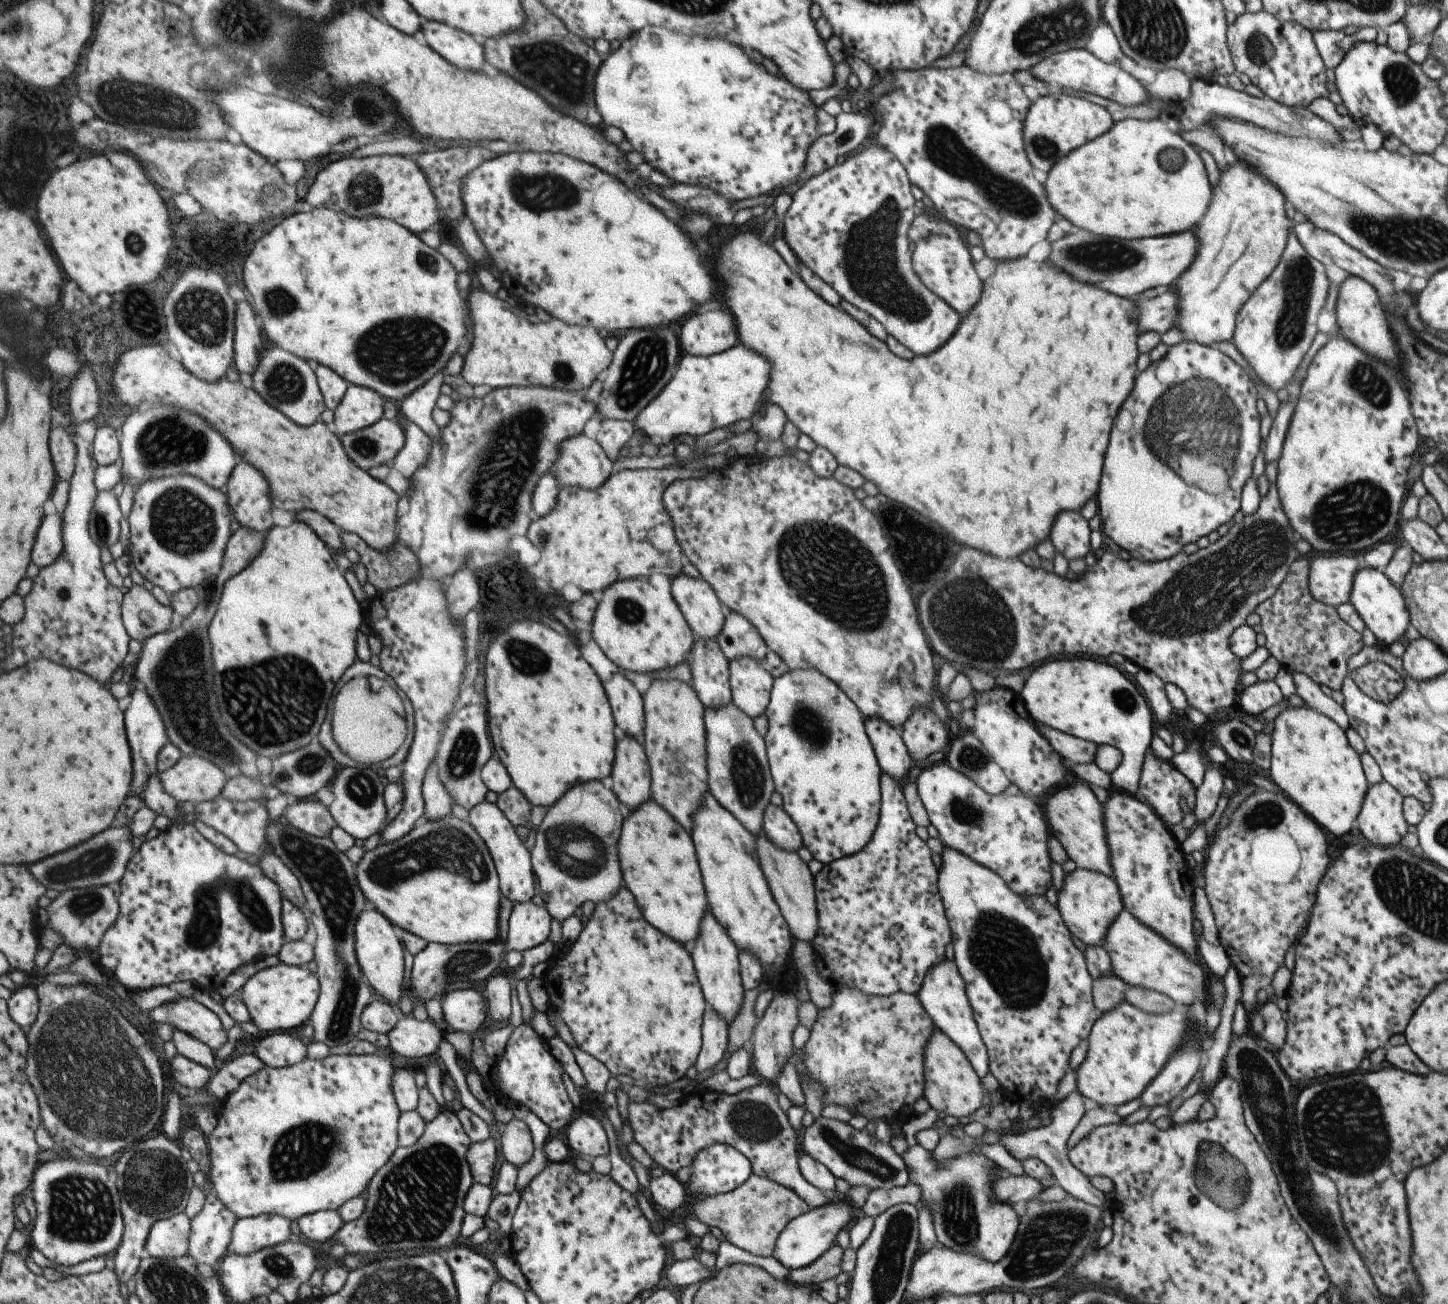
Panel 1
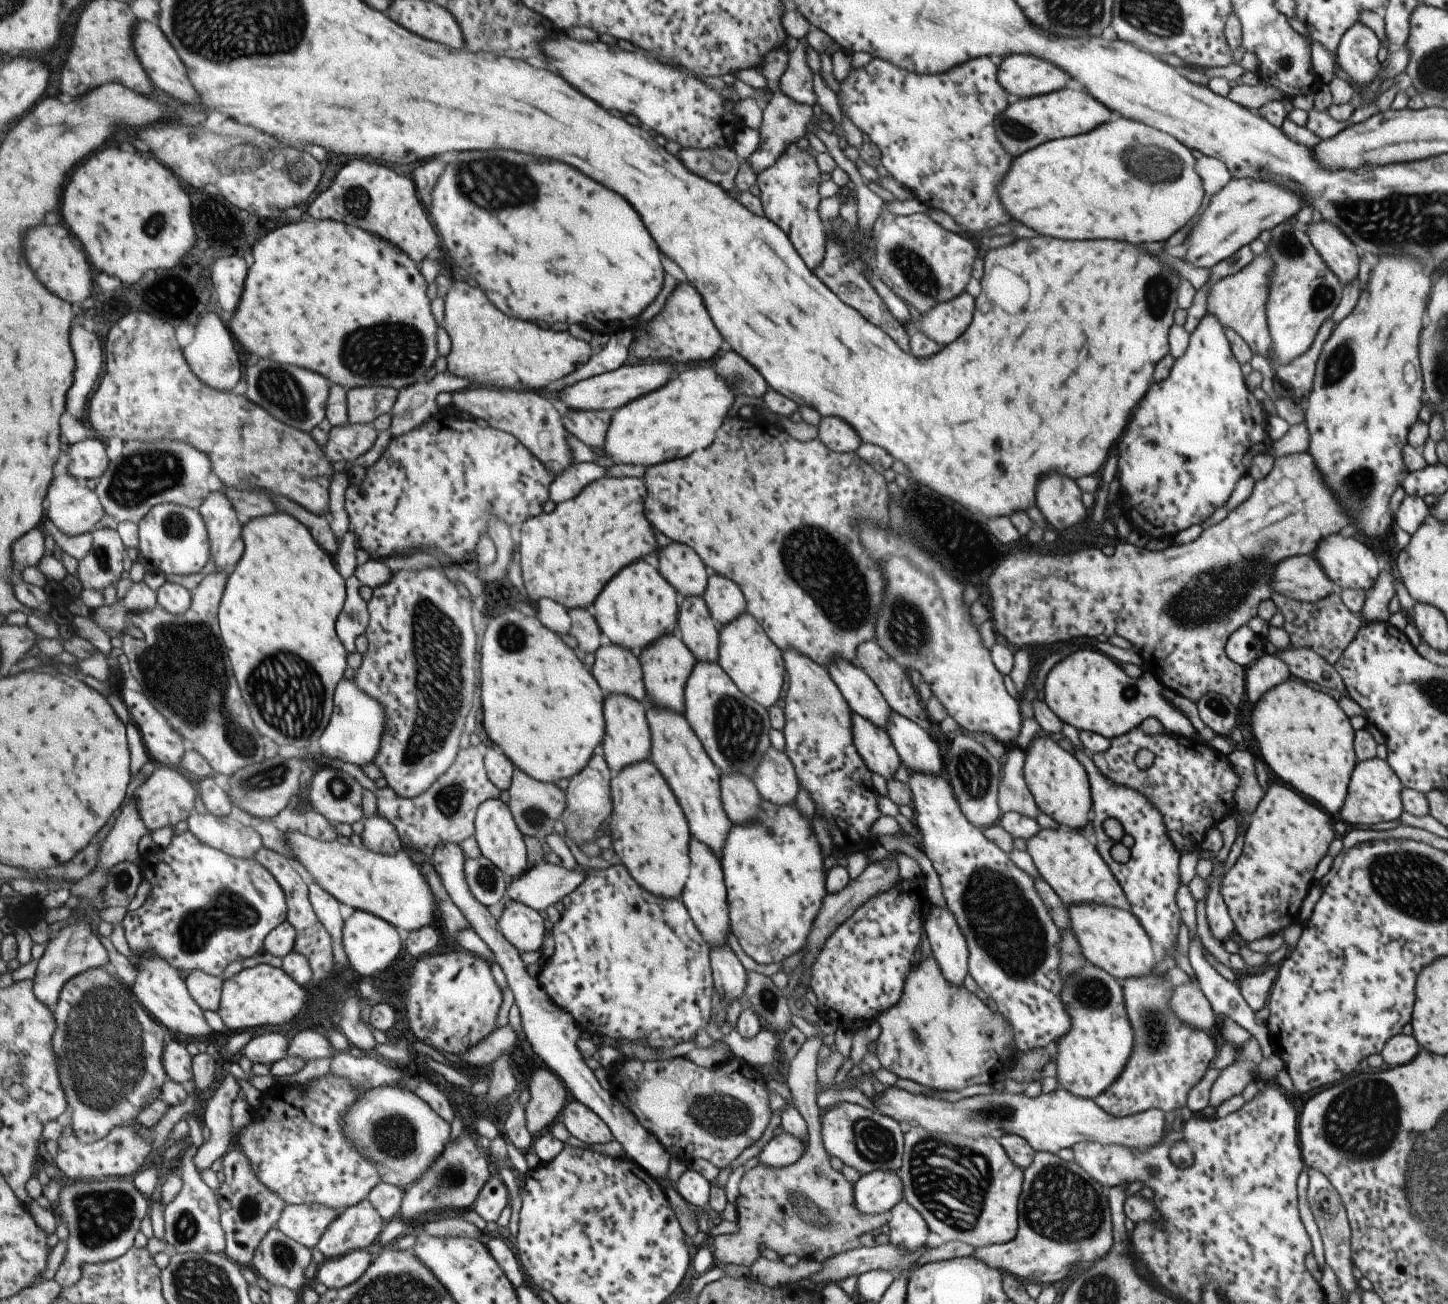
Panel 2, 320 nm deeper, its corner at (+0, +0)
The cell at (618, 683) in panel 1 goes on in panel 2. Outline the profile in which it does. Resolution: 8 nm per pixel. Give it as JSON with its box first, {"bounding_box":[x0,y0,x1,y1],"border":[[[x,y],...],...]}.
{"bounding_box":[594,642,647,701],"border":[[[611,642],[594,652],[595,678],[610,693],[619,693],[645,701],[647,689],[640,657],[631,649]]]}

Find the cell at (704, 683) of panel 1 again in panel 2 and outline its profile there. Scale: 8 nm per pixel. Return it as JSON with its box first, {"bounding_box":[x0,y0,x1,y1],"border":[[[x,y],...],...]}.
{"bounding_box":[677,597,719,662],"border":[[[683,597],[678,627],[677,635],[697,661],[716,662],[719,625],[711,618],[702,597]]]}

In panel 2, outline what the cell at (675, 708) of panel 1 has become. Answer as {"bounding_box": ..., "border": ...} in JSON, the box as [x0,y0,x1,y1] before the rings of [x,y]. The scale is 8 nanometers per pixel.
{"bounding_box":[639,634,697,714],"border":[[[677,634],[661,636],[653,644],[643,648],[639,657],[644,670],[647,689],[646,696],[650,703],[657,708],[663,707],[664,709],[671,709],[682,714],[683,686],[685,686],[685,680],[687,680],[690,670],[697,662],[686,643]]]}

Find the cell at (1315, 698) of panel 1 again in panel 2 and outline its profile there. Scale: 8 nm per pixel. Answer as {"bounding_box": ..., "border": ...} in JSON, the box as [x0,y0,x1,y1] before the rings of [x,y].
{"bounding_box":[1275,646,1346,694],"border":[[[1289,646],[1285,650],[1277,650],[1275,654],[1287,665],[1290,674],[1296,679],[1313,682],[1321,688],[1331,688],[1346,694],[1343,681],[1334,669],[1334,665],[1324,661],[1313,650],[1305,647],[1295,649]]]}

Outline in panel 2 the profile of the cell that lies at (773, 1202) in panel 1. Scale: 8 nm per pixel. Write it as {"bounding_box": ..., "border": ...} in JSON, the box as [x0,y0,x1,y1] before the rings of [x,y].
{"bounding_box":[711,1035,890,1268],"border":[[[817,1035],[805,1039],[795,1057],[789,1059],[783,1077],[790,1091],[790,1102],[800,1112],[807,1125],[808,1141],[805,1150],[792,1165],[775,1168],[758,1163],[743,1173],[738,1183],[738,1195],[734,1200],[737,1216],[735,1222],[738,1229],[735,1233],[717,1235],[711,1239],[712,1256],[719,1262],[741,1264],[741,1266],[750,1268],[755,1260],[761,1257],[759,1249],[763,1246],[763,1248],[774,1250],[779,1257],[795,1254],[800,1259],[822,1263],[839,1253],[859,1248],[861,1245],[858,1238],[861,1234],[873,1232],[889,1220],[890,1214],[888,1212],[862,1213],[854,1202],[854,1183],[849,1182],[841,1171],[835,1171],[829,1166],[828,1154],[822,1144],[822,1134],[820,1133],[820,1108],[815,1105],[815,1067],[818,1065],[815,1058],[817,1058],[817,1050],[821,1045],[822,1037]]]}

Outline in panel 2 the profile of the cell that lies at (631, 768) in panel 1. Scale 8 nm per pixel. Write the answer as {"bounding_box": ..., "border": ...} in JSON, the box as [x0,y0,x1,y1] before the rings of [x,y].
{"bounding_box":[601,693,651,774],"border":[[[610,693],[607,697],[605,712],[607,732],[601,750],[606,757],[607,764],[612,768],[613,774],[621,773],[625,766],[629,766],[633,762],[647,760],[651,734],[645,702],[626,694]]]}

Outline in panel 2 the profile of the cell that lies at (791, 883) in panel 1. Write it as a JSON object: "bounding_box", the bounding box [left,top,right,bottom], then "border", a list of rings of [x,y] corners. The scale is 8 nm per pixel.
{"bounding_box":[719,771,761,825],"border":[[[739,771],[719,775],[720,801],[732,824],[744,825],[754,821],[761,800],[753,781]]]}

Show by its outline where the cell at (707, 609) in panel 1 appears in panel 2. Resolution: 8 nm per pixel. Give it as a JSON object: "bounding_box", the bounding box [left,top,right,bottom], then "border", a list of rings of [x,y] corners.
{"bounding_box":[658,541,709,597],"border":[[[671,541],[660,547],[658,569],[663,578],[684,597],[702,596],[709,571],[697,553],[686,544]]]}

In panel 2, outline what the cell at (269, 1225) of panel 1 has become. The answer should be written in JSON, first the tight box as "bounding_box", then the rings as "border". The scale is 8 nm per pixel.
{"bounding_box":[275,1203,341,1248],"border":[[[319,1203],[287,1204],[275,1227],[306,1247],[316,1248],[324,1232],[335,1222],[339,1214],[341,1212],[337,1209]]]}

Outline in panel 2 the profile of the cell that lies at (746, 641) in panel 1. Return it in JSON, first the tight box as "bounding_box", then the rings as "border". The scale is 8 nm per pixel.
{"bounding_box":[701,572,746,626],"border":[[[709,572],[707,580],[701,597],[711,618],[719,626],[746,612],[743,593],[732,580],[715,572]]]}

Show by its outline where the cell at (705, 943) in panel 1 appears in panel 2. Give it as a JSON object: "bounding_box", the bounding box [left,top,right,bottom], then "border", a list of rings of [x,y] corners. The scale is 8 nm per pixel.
{"bounding_box":[680,837,728,945],"border":[[[689,837],[689,866],[688,875],[680,895],[681,902],[686,905],[690,917],[694,919],[694,925],[706,939],[708,945],[722,945],[726,942],[728,926],[728,904],[722,879],[720,860],[711,849],[708,849],[701,841],[695,842],[695,837]]]}

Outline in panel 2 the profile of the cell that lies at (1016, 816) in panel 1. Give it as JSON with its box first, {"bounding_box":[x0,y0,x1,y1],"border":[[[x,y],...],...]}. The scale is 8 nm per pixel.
{"bounding_box":[884,711,941,775],"border":[[[891,711],[884,730],[905,768],[939,775],[941,761],[937,745],[918,724]]]}

